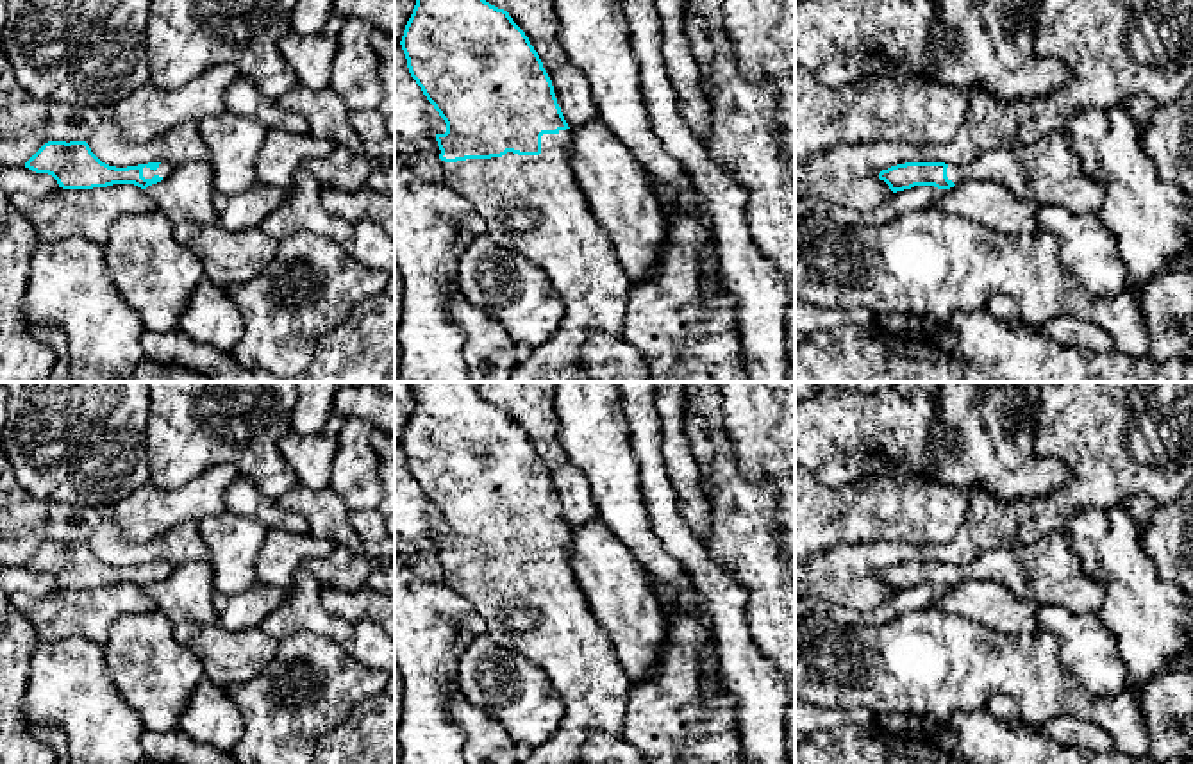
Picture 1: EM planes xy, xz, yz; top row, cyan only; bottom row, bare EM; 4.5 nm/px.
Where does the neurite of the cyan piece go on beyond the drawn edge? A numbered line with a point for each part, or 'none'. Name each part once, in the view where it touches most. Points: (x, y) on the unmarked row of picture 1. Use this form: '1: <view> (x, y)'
1: xz (533, 604)

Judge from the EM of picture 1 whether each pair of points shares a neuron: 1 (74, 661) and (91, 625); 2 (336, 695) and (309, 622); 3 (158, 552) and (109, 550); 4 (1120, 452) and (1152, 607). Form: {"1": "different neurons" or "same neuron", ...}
{"1": "different neurons", "2": "different neurons", "3": "same neuron", "4": "different neurons"}

